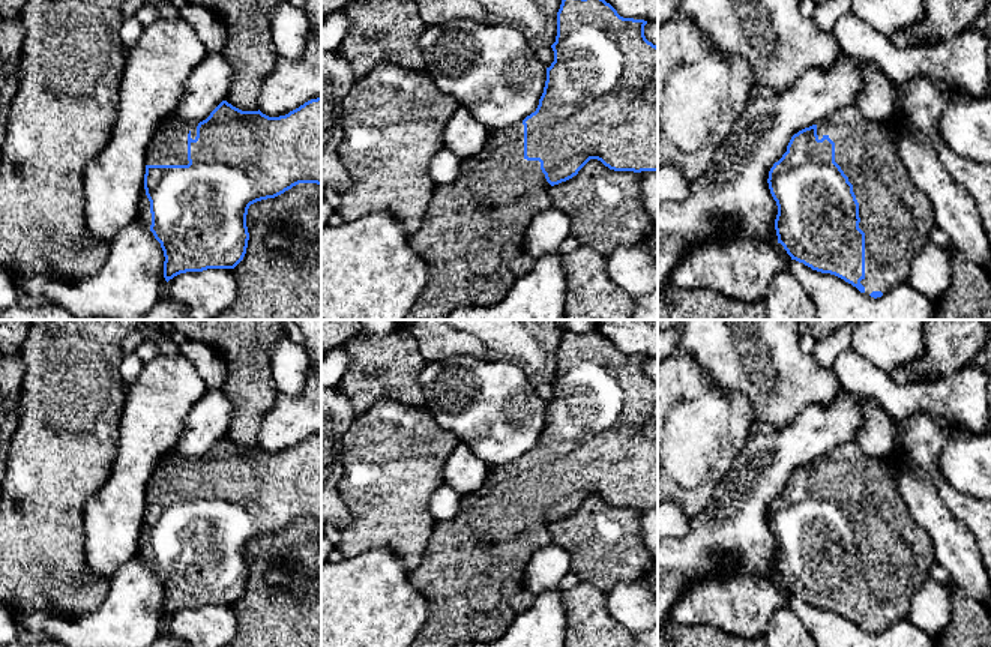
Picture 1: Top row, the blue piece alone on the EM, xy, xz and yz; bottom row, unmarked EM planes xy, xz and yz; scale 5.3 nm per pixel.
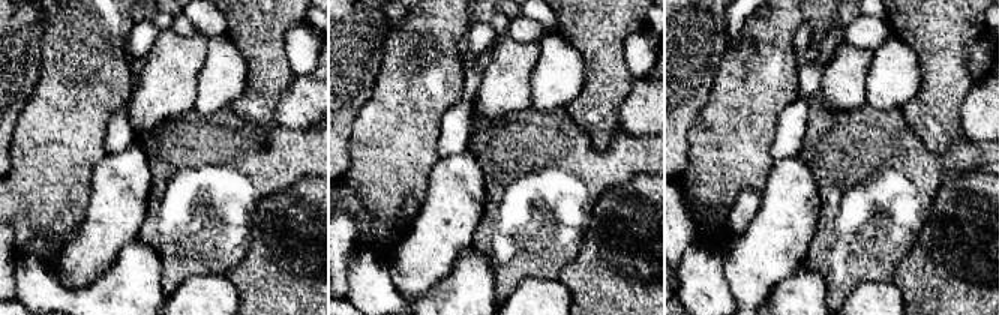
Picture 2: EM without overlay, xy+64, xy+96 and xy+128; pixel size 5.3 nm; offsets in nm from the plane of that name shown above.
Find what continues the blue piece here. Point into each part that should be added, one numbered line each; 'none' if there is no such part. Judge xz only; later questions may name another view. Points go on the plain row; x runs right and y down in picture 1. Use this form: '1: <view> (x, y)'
1: xz (472, 566)

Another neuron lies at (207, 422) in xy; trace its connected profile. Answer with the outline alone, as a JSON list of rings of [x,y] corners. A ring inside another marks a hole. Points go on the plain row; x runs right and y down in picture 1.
[[[207,386],[204,395],[185,417],[183,431],[171,453],[200,459],[227,435],[233,417],[233,402],[224,386]]]

